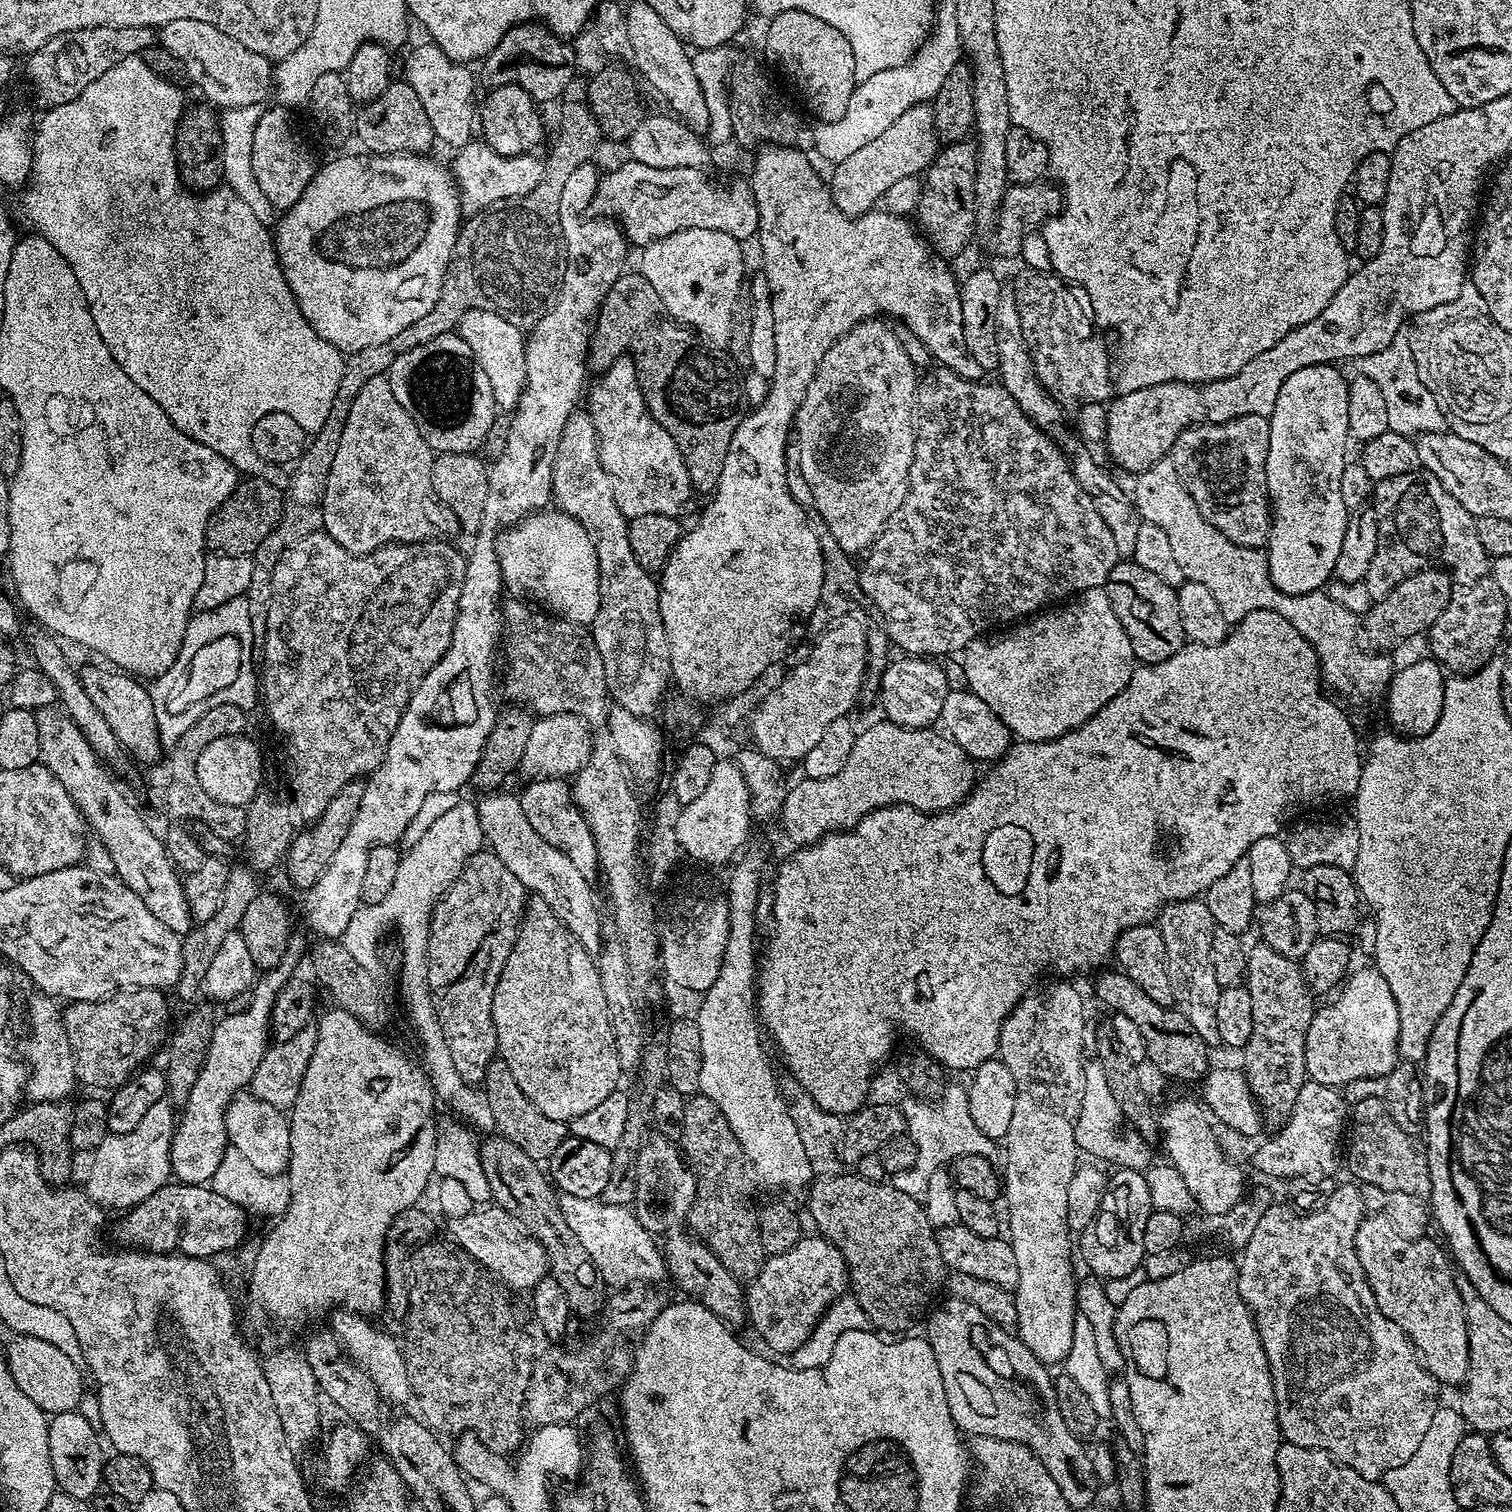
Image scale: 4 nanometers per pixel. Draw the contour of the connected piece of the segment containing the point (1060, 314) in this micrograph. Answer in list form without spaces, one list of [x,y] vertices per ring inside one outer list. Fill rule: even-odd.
[[[1024,268],[1017,274],[1010,295],[1016,299],[1018,318],[1022,318],[1024,346],[1030,350],[1042,386],[1061,405],[1107,401],[1114,392],[1114,364],[1110,352],[1108,356],[1108,348],[1095,332],[1093,317],[1081,297],[1079,300],[1064,288],[1067,288],[1065,281],[1051,271]]]

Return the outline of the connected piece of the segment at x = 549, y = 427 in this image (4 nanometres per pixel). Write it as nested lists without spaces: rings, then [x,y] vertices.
[[[592,162],[583,164],[578,166],[578,170],[574,170],[574,174],[570,174],[558,202],[558,218],[564,235],[564,280],[560,283],[560,293],[556,295],[552,309],[538,323],[532,325],[524,341],[526,382],[520,400],[508,420],[506,450],[502,450],[502,458],[491,461],[488,468],[486,510],[482,514],[482,526],[474,533],[473,540],[476,541],[472,544],[472,553],[469,551],[466,556],[468,565],[462,582],[462,594],[458,598],[452,641],[446,655],[415,685],[402,718],[394,734],[388,739],[388,750],[384,753],[384,759],[364,784],[362,806],[358,806],[358,814],[354,814],[354,822],[350,822],[350,831],[346,838],[342,838],[342,842],[338,842],[338,850],[334,850],[334,858],[330,858],[326,870],[322,870],[322,878],[318,878],[318,882],[314,882],[314,886],[307,889],[304,920],[316,938],[336,940],[343,937],[346,926],[350,926],[350,918],[354,918],[354,914],[362,907],[360,895],[370,850],[379,844],[399,845],[402,834],[406,834],[406,826],[410,826],[414,814],[418,814],[422,802],[426,802],[430,794],[459,793],[460,787],[471,781],[478,766],[480,751],[486,746],[486,738],[490,738],[490,730],[496,724],[498,707],[496,708],[492,701],[492,683],[495,680],[497,683],[498,680],[496,660],[498,664],[498,649],[502,644],[500,592],[502,594],[505,591],[503,574],[496,557],[497,537],[502,530],[518,524],[532,513],[547,509],[553,499],[552,471],[554,454],[558,454],[558,438],[562,438],[562,426],[566,426],[566,418],[570,418],[570,414],[577,411],[579,404],[576,403],[579,400],[581,403],[582,393],[586,388],[584,364],[586,368],[590,355],[584,351],[584,344],[588,334],[588,317],[591,317],[600,297],[610,294],[610,286],[618,282],[626,268],[624,259],[630,251],[630,245],[615,220],[587,220],[584,217],[592,208],[596,187],[600,184],[601,173],[596,172],[594,165]]]

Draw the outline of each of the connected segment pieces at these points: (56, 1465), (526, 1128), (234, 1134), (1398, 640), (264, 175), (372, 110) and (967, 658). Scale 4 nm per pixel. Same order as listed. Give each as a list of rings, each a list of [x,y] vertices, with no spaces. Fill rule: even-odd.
[[[78,1410],[58,1413],[48,1421],[50,1463],[55,1487],[79,1500],[91,1501],[102,1488],[106,1452],[100,1449],[101,1437],[98,1432],[96,1437],[95,1431],[93,1421],[86,1419]]]
[[[497,1058],[490,1062],[484,1075],[482,1091],[486,1102],[490,1102],[490,1111],[494,1113],[495,1131],[518,1146],[519,1150],[524,1150],[530,1158],[547,1162],[554,1150],[558,1150],[558,1146],[568,1139],[569,1125],[563,1120],[546,1118],[546,1114],[542,1114],[542,1110],[538,1110],[538,1106],[534,1106],[526,1094],[522,1094],[522,1086],[518,1086],[514,1074],[510,1074],[510,1066],[506,1066],[504,1060]]]
[[[248,1090],[233,1096],[226,1110],[226,1134],[228,1143],[254,1170],[264,1176],[284,1176],[288,1171],[290,1154],[289,1117],[281,1109],[264,1100],[259,1100]]]
[[[1433,566],[1421,572],[1415,572],[1410,578],[1398,582],[1386,598],[1375,601],[1365,616],[1362,616],[1362,628],[1372,639],[1371,647],[1376,650],[1392,650],[1416,635],[1427,633],[1432,623],[1446,610],[1451,596],[1452,579],[1443,567]]]
[[[274,104],[268,110],[266,108],[256,124],[252,139],[254,178],[273,207],[280,212],[298,202],[306,186],[313,180],[316,169],[316,161],[314,162],[307,144],[298,140],[297,134],[292,130],[290,114],[291,111],[281,104]]]
[[[389,83],[378,98],[369,104],[363,105],[354,116],[354,136],[365,153],[374,156],[389,154],[428,154],[431,153],[432,144],[437,143],[436,134],[430,119],[426,116],[425,107],[421,99],[415,94],[408,83]]]
[[[1091,588],[1063,606],[981,636],[968,644],[962,659],[966,688],[990,706],[1017,741],[1030,742],[1053,740],[1083,726],[1128,685],[1138,664],[1104,588]]]

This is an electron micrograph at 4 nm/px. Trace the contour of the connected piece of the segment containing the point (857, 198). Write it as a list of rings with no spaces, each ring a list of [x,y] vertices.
[[[927,103],[910,106],[910,110],[900,115],[885,132],[878,134],[878,138],[866,142],[866,146],[854,150],[854,154],[847,158],[835,161],[832,180],[830,176],[832,200],[847,216],[871,212],[894,182],[927,172],[941,147],[942,140],[936,131],[931,107]]]

